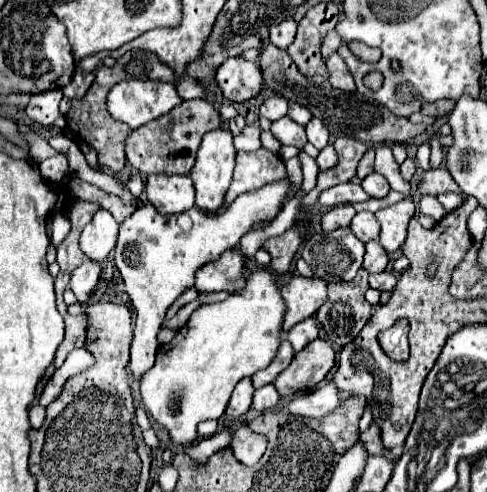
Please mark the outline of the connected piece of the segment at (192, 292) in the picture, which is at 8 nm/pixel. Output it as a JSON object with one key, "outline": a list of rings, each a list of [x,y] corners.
{"outline":[[[190,287],[190,289],[186,289],[176,301],[174,301],[174,305],[168,309],[168,313],[166,313],[166,319],[172,319],[174,315],[176,315],[176,311],[182,307],[182,305],[186,305],[186,303],[190,303],[190,301],[194,301],[196,297],[198,297],[198,289],[196,287]]]}

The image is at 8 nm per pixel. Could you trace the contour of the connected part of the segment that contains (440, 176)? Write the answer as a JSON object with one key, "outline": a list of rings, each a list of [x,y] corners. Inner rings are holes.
{"outline":[[[438,167],[438,169],[426,169],[420,177],[420,183],[418,183],[418,195],[440,195],[444,191],[454,191],[454,193],[462,193],[458,189],[458,185],[454,183],[454,179],[450,177],[448,169],[444,167]]]}

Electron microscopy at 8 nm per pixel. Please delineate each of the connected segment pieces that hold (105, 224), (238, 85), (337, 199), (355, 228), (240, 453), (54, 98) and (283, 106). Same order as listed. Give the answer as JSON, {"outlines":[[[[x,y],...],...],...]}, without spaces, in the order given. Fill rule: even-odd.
{"outlines":[[[[98,209],[98,213],[94,213],[92,221],[84,227],[80,235],[80,249],[84,251],[86,257],[102,263],[114,249],[116,237],[118,237],[116,219],[112,217],[110,211]]],[[[230,57],[216,71],[216,83],[228,101],[248,101],[256,97],[264,85],[262,69],[242,57]]],[[[340,183],[334,185],[326,191],[322,191],[318,203],[322,207],[336,207],[336,205],[346,205],[346,203],[360,203],[360,201],[368,201],[370,195],[362,189],[360,183]]],[[[360,211],[354,215],[352,219],[352,225],[350,225],[352,233],[362,241],[362,243],[368,243],[372,239],[378,239],[378,233],[380,233],[380,225],[376,221],[376,217],[370,213],[370,211]]],[[[242,425],[240,429],[236,429],[236,435],[234,435],[234,441],[230,443],[230,449],[234,451],[234,455],[240,463],[252,467],[264,455],[266,445],[268,445],[266,437],[262,437],[260,433],[254,433],[248,425]]],[[[54,89],[54,91],[46,91],[40,95],[32,95],[28,107],[24,109],[24,113],[40,125],[52,125],[58,117],[62,117],[58,103],[62,99],[62,91]]],[[[274,95],[274,97],[268,97],[260,105],[260,117],[276,121],[276,119],[280,119],[280,117],[286,115],[286,109],[288,109],[288,101],[284,97],[280,97],[280,95]]]]}

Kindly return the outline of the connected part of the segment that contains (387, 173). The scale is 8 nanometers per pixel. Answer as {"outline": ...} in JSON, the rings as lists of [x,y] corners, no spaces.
{"outline":[[[386,143],[376,145],[376,163],[374,163],[374,171],[380,173],[380,175],[384,175],[394,191],[400,191],[400,193],[404,193],[408,199],[412,199],[410,183],[400,179],[398,169],[400,169],[400,167],[398,167],[398,163],[396,163],[394,157],[392,157],[390,145],[386,145]]]}

